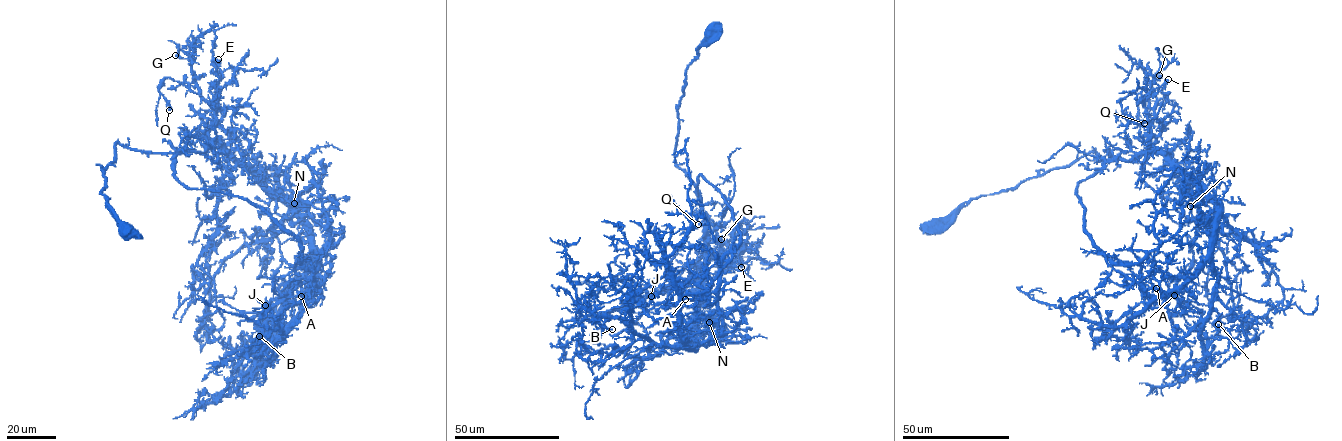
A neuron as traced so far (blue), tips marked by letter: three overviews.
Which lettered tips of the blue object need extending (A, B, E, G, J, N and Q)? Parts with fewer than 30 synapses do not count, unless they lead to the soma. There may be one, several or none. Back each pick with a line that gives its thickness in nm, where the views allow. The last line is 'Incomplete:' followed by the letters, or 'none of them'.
Incomplete: none of them

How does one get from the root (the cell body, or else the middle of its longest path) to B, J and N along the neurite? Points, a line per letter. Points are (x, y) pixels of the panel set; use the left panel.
B: (128, 231), (101, 193), (117, 142), (222, 143), (309, 239), (263, 354), (259, 336)
J: (128, 231), (101, 193), (117, 142), (171, 152), (181, 183), (243, 197), (292, 233), (317, 270), (265, 305)
N: (128, 231), (101, 193), (117, 142), (149, 152), (200, 153), (219, 141), (272, 192), (294, 203)

